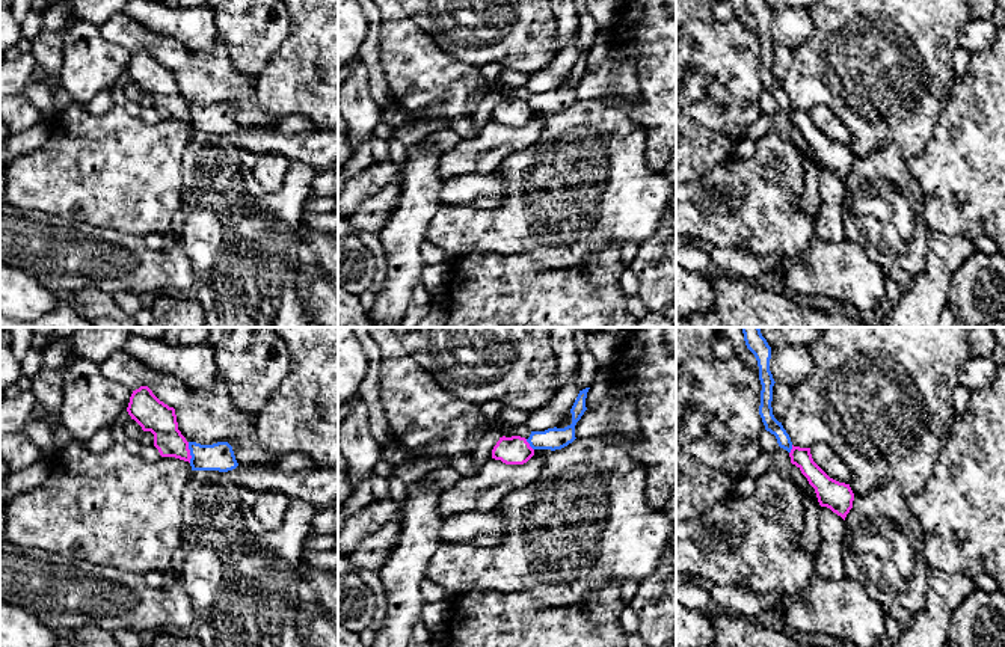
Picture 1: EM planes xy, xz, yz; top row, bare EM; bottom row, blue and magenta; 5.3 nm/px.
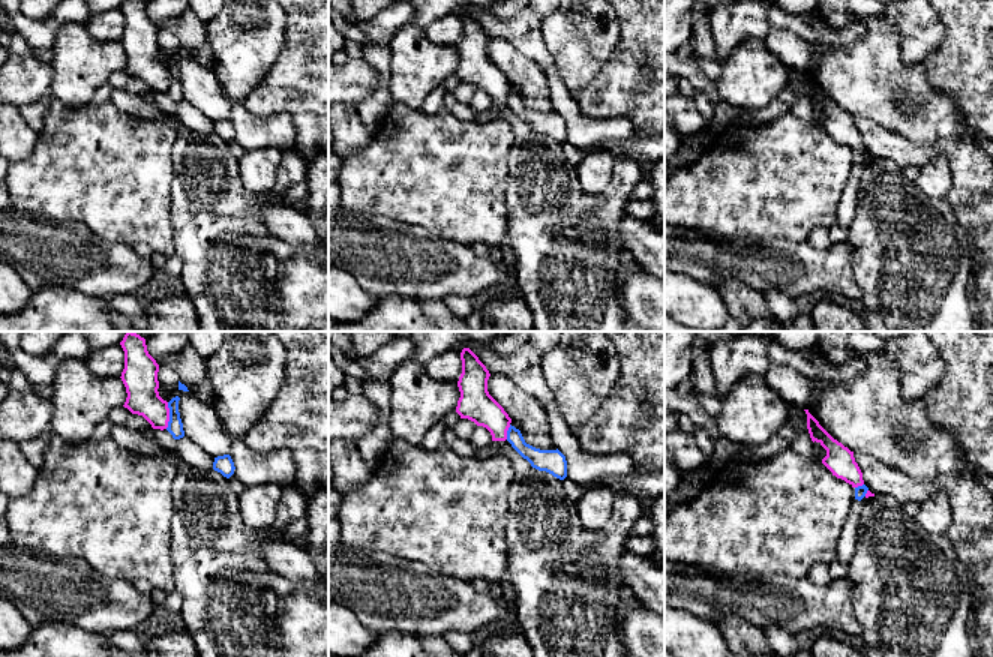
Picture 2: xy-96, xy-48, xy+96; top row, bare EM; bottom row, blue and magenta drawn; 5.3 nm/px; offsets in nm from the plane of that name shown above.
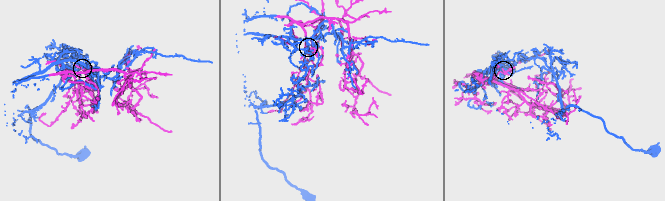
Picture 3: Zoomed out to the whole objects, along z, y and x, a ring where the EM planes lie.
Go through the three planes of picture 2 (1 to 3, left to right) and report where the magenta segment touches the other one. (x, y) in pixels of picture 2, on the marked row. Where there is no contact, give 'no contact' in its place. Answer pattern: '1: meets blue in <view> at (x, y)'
1: meets blue in xy-96 at (170, 416)
2: meets blue in xy-48 at (507, 432)
3: meets blue in xy+96 at (858, 486)

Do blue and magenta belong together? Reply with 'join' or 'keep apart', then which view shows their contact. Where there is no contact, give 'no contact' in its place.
join; meets blue in xy

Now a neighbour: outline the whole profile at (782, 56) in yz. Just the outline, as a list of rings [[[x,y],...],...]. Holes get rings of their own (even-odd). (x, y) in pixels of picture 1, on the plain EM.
[[[776,44],[773,48],[771,69],[773,77],[779,84],[783,83],[791,65],[792,65],[792,48],[782,44]]]

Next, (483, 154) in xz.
[[[540,118],[524,127],[506,127],[490,119],[474,139],[463,139],[451,151],[441,154],[439,179],[468,172],[493,173],[506,157],[536,143],[542,125]]]

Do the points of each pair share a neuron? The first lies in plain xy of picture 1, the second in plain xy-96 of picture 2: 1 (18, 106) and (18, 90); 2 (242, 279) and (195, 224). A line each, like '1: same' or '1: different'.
1: different
2: same

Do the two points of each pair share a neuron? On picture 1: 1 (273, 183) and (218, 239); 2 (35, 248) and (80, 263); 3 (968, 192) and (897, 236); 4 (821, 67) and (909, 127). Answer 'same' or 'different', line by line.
1: different
2: same
3: different
4: same

